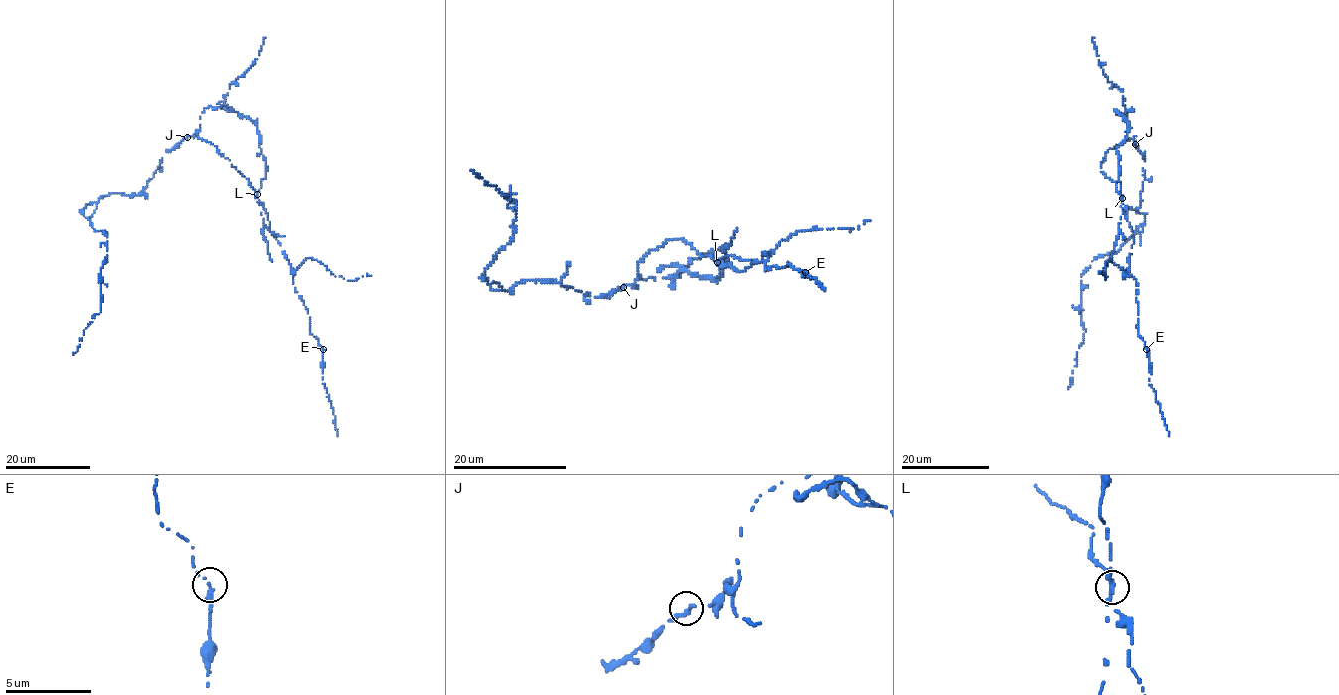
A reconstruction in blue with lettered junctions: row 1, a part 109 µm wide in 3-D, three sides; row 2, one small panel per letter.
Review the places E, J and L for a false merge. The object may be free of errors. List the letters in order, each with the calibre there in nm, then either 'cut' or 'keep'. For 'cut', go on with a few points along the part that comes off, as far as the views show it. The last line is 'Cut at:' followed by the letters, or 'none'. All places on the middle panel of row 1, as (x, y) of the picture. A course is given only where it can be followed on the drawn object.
E: 320 nm thick; keep
J: 340 nm thick; keep
L: 320 nm thick; cut; foreign part runs (716, 262), (729, 260), (725, 264), (720, 261), (718, 280), (692, 275), (677, 265), (664, 265), (658, 271)
Cut at: L

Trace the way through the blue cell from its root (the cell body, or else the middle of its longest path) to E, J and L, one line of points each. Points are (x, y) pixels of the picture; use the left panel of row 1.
E: (199, 138), (215, 145), (256, 192), (292, 269), (310, 334), (323, 349)
J: (199, 138), (196, 132), (187, 137)
L: (199, 138), (215, 145), (248, 178), (256, 194)

